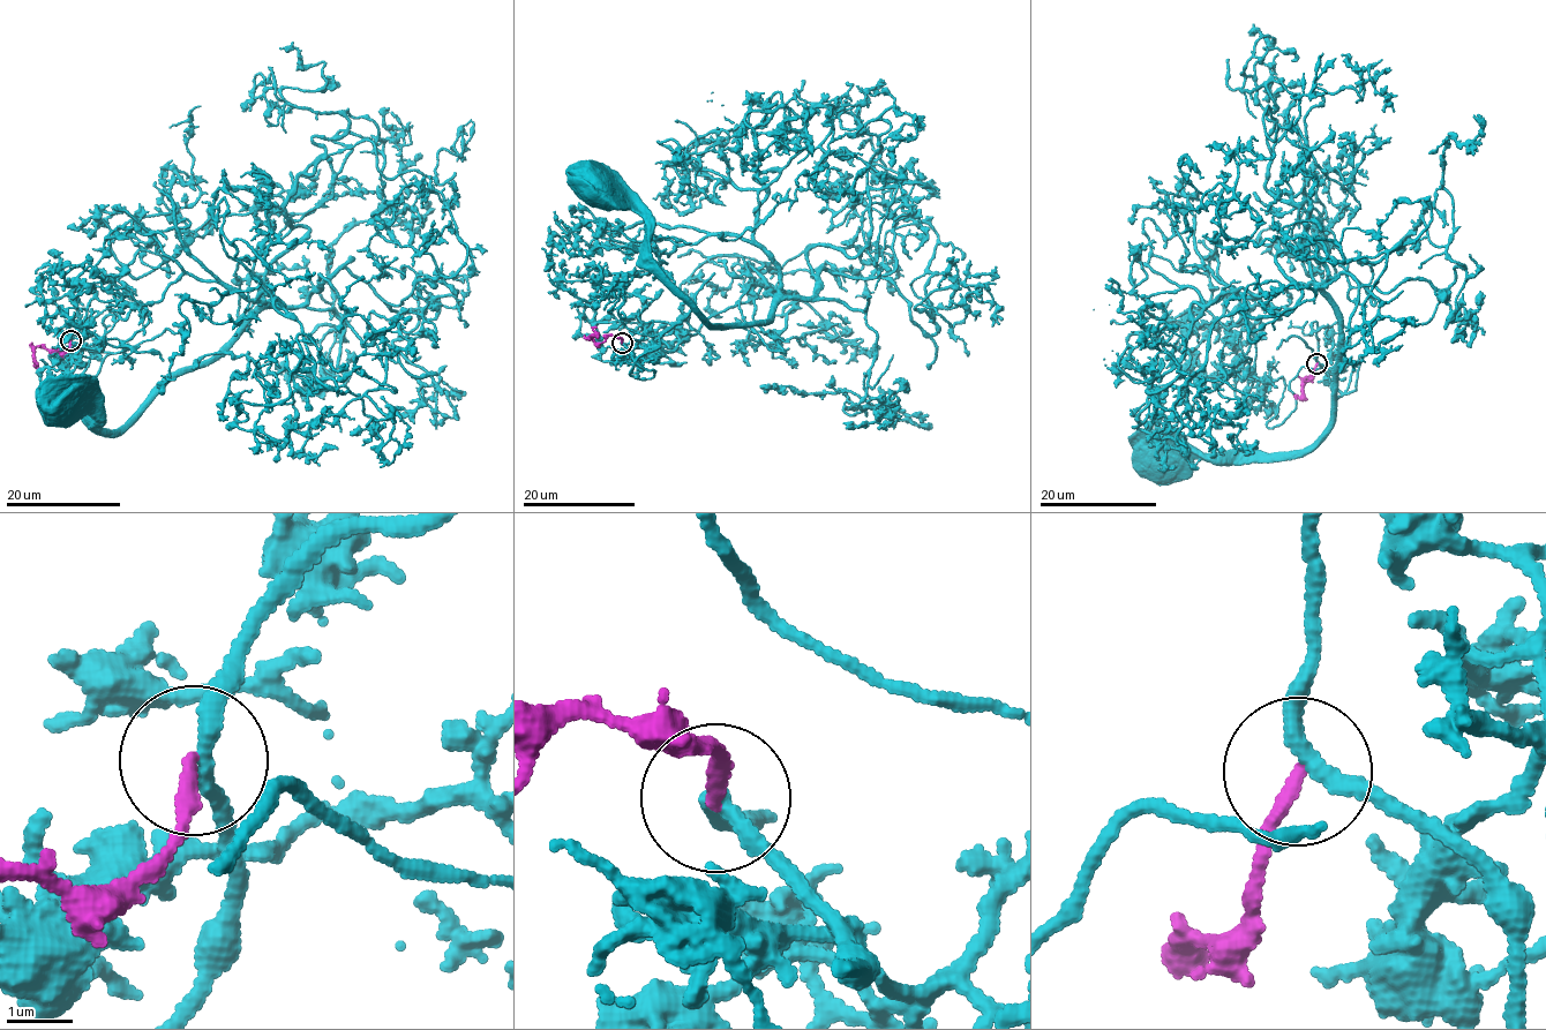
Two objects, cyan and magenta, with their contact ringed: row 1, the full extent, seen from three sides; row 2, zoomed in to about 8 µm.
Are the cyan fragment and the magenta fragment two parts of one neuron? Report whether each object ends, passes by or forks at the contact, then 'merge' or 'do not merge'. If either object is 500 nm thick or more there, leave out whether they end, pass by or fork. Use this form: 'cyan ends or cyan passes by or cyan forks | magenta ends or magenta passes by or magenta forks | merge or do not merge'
cyan passes by | magenta ends | do not merge

